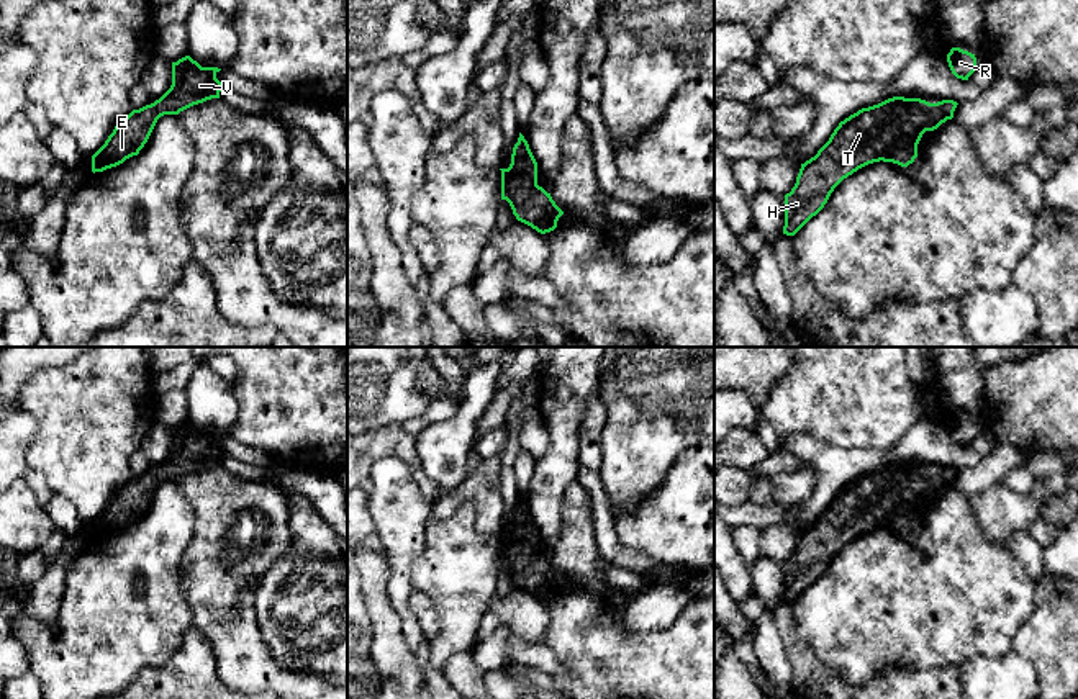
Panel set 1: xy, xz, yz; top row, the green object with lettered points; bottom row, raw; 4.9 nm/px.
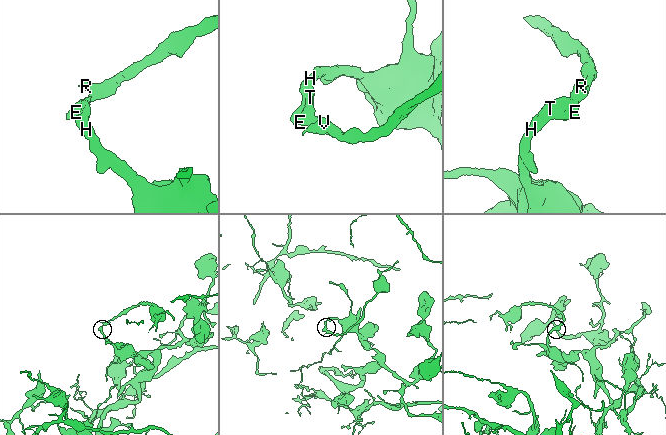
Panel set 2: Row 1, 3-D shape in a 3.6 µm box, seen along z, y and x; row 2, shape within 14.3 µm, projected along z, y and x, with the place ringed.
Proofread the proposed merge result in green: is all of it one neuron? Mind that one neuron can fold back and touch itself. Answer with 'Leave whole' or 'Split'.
Leave whole

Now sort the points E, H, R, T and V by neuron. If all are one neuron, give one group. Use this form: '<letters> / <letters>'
E H R T V

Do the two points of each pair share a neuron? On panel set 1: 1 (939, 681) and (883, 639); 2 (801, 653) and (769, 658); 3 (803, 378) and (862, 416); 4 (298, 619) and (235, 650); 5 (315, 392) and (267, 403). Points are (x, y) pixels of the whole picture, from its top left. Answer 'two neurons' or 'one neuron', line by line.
1: two neurons
2: two neurons
3: one neuron
4: two neurons
5: one neuron

